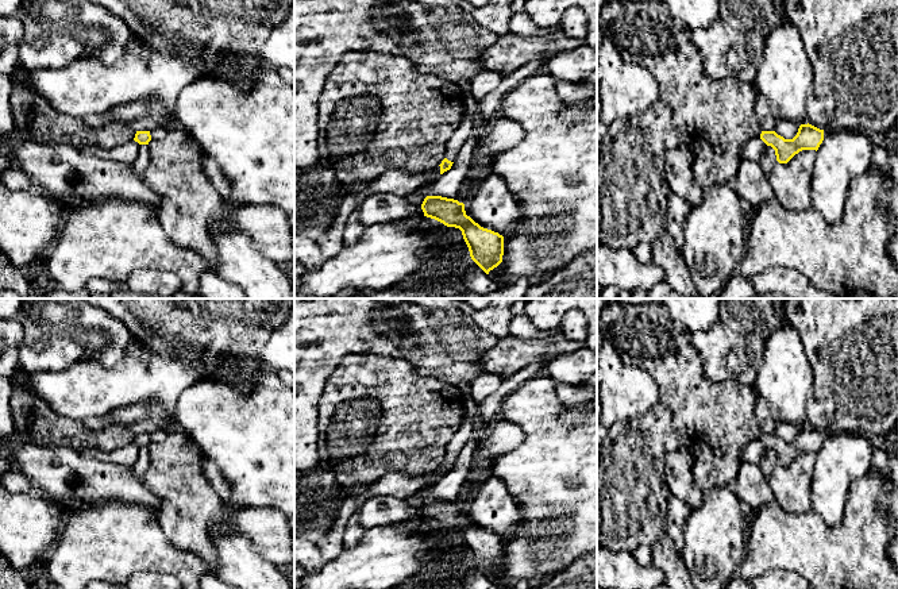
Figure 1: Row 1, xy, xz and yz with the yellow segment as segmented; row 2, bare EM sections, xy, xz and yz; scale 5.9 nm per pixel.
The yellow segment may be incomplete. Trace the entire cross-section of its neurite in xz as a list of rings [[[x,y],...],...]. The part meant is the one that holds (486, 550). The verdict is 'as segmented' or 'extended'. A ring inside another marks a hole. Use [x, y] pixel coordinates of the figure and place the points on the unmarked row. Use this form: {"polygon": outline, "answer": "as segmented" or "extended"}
{"polygon": [[[427,498],[421,507],[424,519],[462,534],[471,562],[486,575],[502,565],[504,539],[481,530],[466,517],[465,507],[442,498]]], "answer": "as segmented"}

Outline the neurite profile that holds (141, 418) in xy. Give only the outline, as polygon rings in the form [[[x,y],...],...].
[[[153,401],[134,404],[130,408],[113,409],[105,419],[93,416],[82,420],[88,430],[99,431],[105,421],[126,424],[135,434],[151,434],[167,430],[176,424],[173,417],[165,415]]]

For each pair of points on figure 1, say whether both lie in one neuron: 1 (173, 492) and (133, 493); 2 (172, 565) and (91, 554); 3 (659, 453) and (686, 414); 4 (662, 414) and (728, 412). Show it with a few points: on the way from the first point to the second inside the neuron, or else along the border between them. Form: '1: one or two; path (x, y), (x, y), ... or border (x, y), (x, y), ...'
1: two; border (139, 477), (158, 499), (158, 507), (154, 511)
2: one; path (151, 554), (111, 554)
3: two; border (661, 401), (671, 412), (671, 423), (681, 445)
4: two; border (659, 400), (671, 412), (671, 423), (679, 445)

